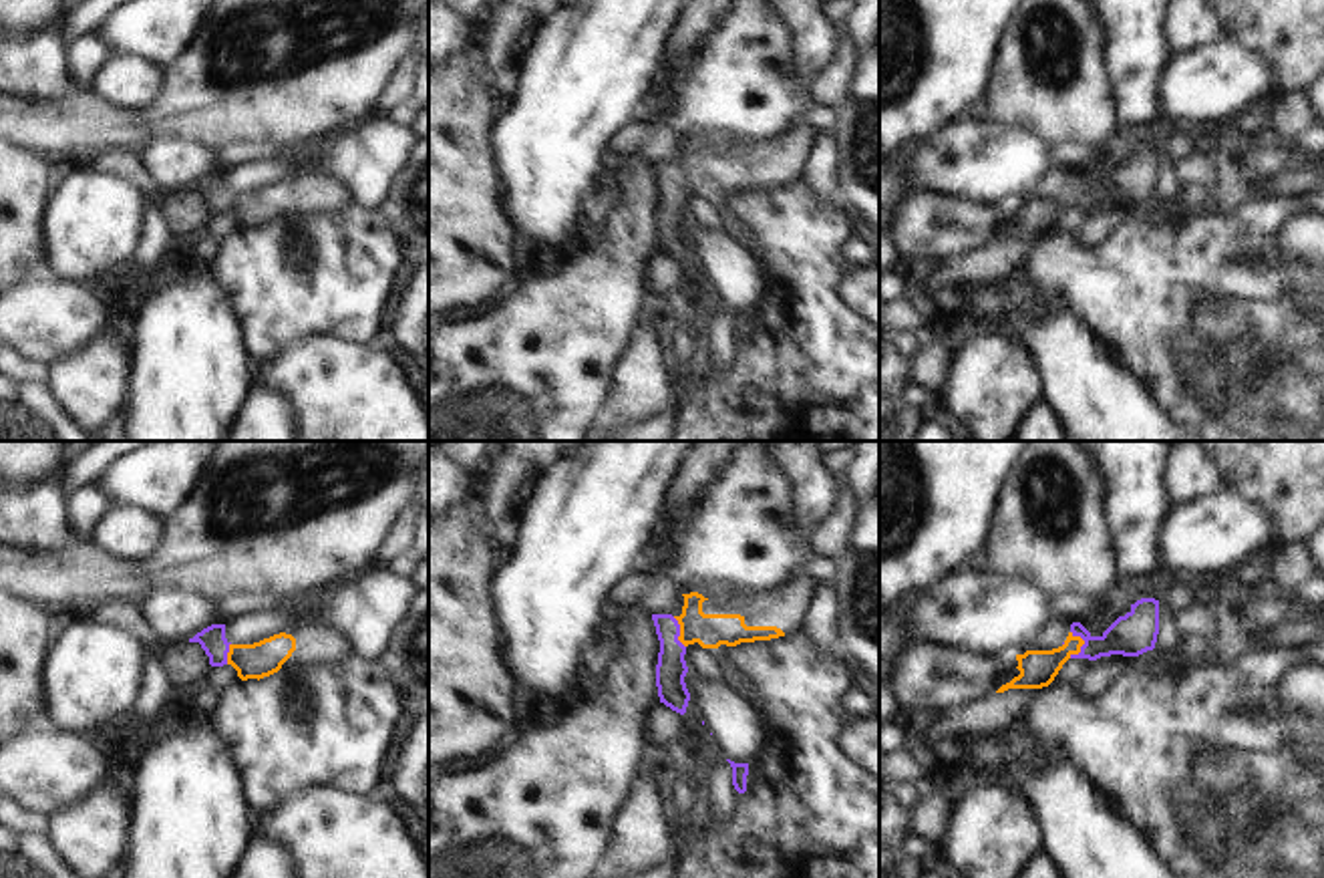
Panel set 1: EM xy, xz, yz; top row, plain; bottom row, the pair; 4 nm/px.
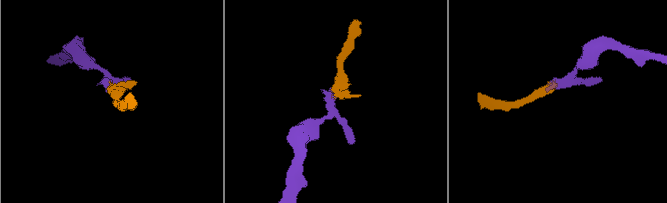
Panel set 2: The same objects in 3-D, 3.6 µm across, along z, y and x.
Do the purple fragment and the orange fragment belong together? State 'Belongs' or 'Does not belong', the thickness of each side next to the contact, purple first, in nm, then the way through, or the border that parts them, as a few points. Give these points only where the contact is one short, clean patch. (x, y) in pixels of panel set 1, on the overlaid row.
Belongs. Thickness 170 nm (purple) against 140 nm. Path across: yz (1135, 633), (1107, 645), (1083, 645), (1065, 651), (1037, 669).

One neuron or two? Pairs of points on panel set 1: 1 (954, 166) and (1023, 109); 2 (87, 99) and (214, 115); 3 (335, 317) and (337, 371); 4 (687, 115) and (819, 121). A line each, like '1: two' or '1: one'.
1: two
2: one
3: two
4: two

